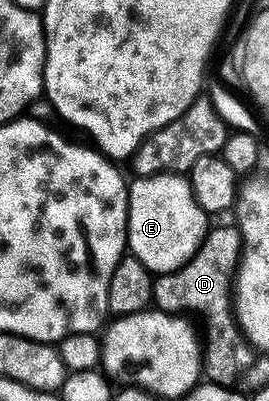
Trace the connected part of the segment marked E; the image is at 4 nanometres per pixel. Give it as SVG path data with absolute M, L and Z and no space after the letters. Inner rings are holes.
M159 172L156 176L141 176L130 181L127 190L127 246L130 255L138 258L153 274L177 270L203 245L209 231L208 213L201 210L193 198L191 181L178 172Z

